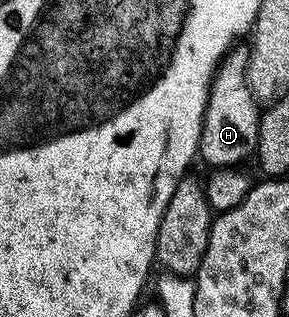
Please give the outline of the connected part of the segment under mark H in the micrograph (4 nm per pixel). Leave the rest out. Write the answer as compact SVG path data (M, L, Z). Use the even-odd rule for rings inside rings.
M235 47L225 55L225 60L217 67L217 73L213 76L213 86L209 89L209 98L205 108L205 118L201 128L201 144L199 146L200 160L206 161L209 167L237 167L254 156L257 152L257 132L261 122L259 102L253 97L246 81L246 69L249 63L249 49Z

